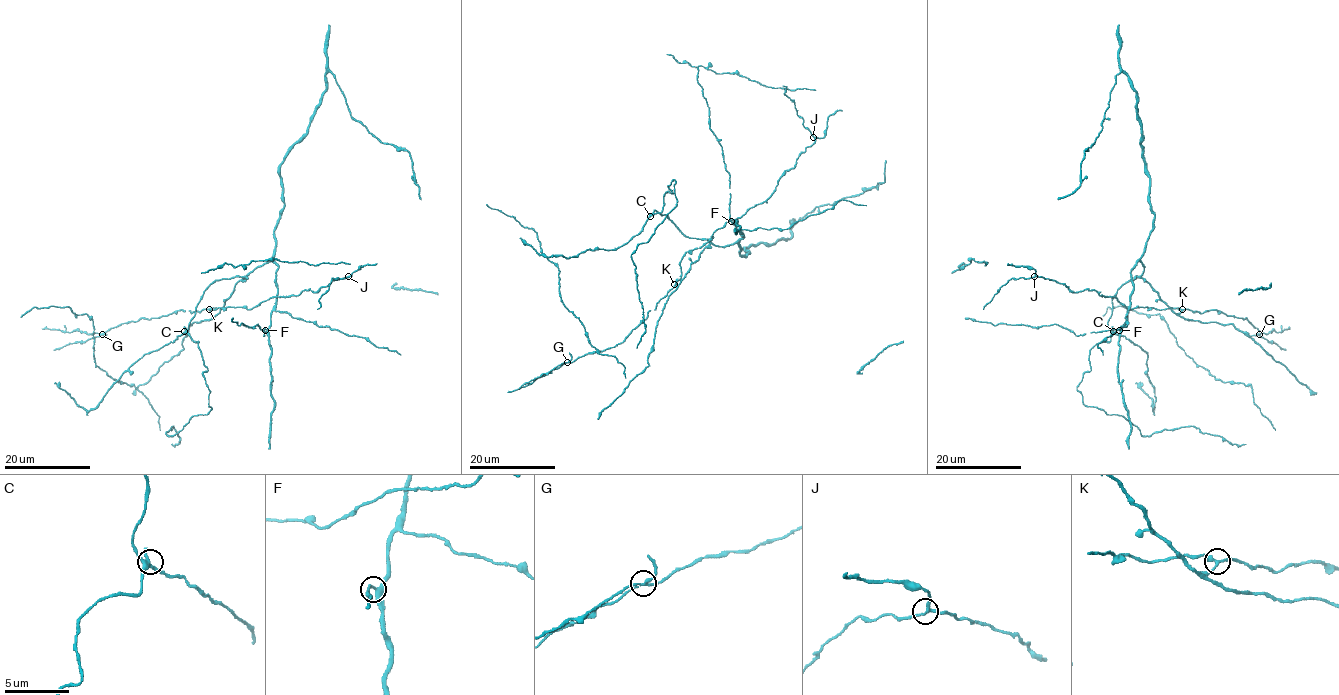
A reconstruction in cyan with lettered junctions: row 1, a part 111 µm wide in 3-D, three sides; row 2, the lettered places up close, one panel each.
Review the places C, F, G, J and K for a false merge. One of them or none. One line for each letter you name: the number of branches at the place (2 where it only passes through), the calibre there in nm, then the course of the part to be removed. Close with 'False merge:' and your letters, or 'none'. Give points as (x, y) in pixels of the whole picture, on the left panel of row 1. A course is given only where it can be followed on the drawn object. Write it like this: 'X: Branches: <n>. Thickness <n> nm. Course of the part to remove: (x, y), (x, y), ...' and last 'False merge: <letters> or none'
G: Branches: 4. Thickness 200 nm. Course of the part to remove: (102, 334), (42, 329)
False merge: G

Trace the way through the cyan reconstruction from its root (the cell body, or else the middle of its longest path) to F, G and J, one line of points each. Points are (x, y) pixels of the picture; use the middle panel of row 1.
F: (660, 212), (653, 213), (665, 214), (687, 236), (708, 239), (719, 246), (729, 246), (743, 236), (731, 221)
G: (660, 212), (653, 213), (665, 214), (684, 234), (710, 244), (622, 342), (567, 362)
J: (660, 212), (653, 213), (665, 214), (687, 236), (710, 243), (676, 283), (682, 257), (763, 203), (813, 137)

